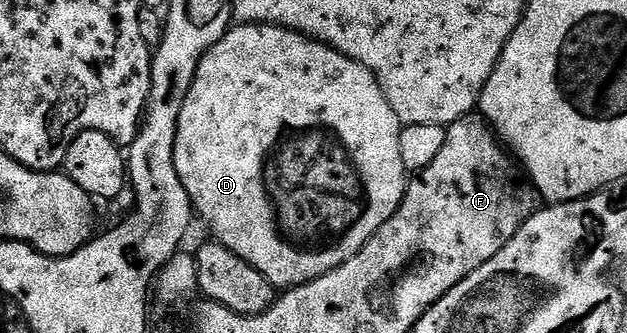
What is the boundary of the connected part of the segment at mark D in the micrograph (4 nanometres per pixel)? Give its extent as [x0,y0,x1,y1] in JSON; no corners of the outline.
[174,23,408,291]

